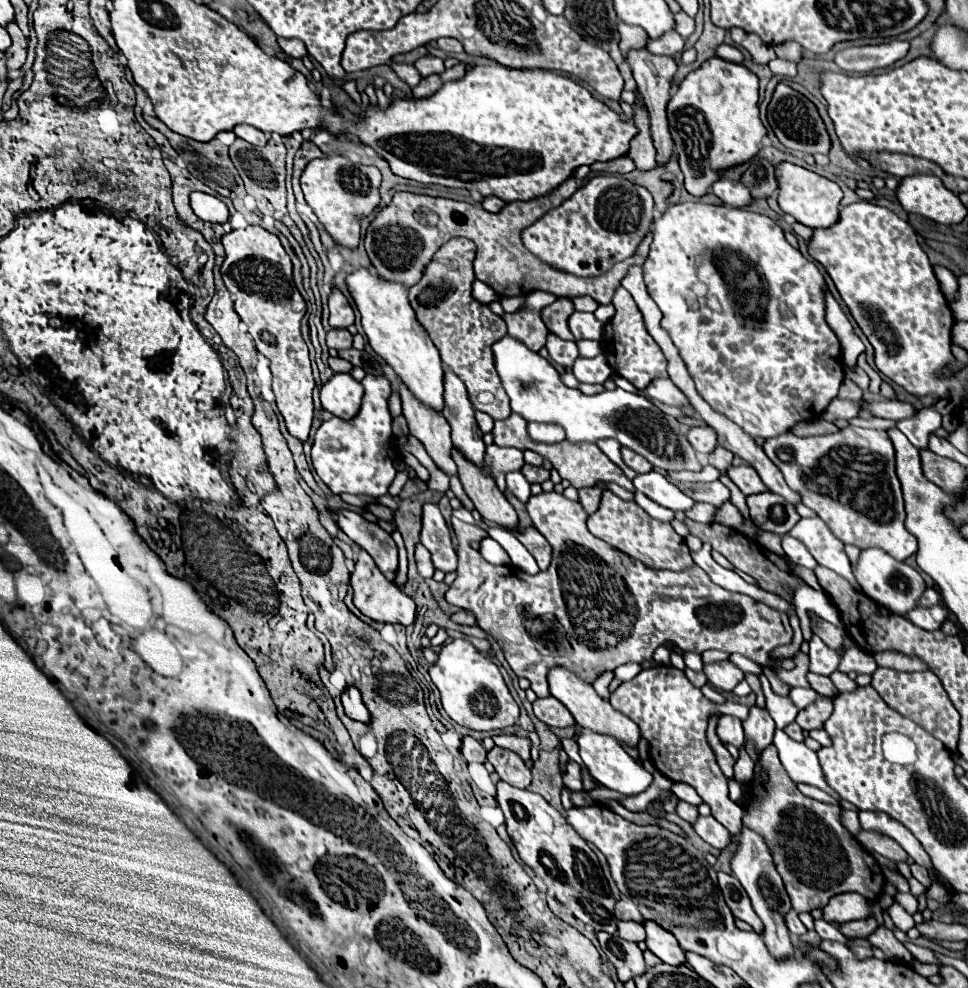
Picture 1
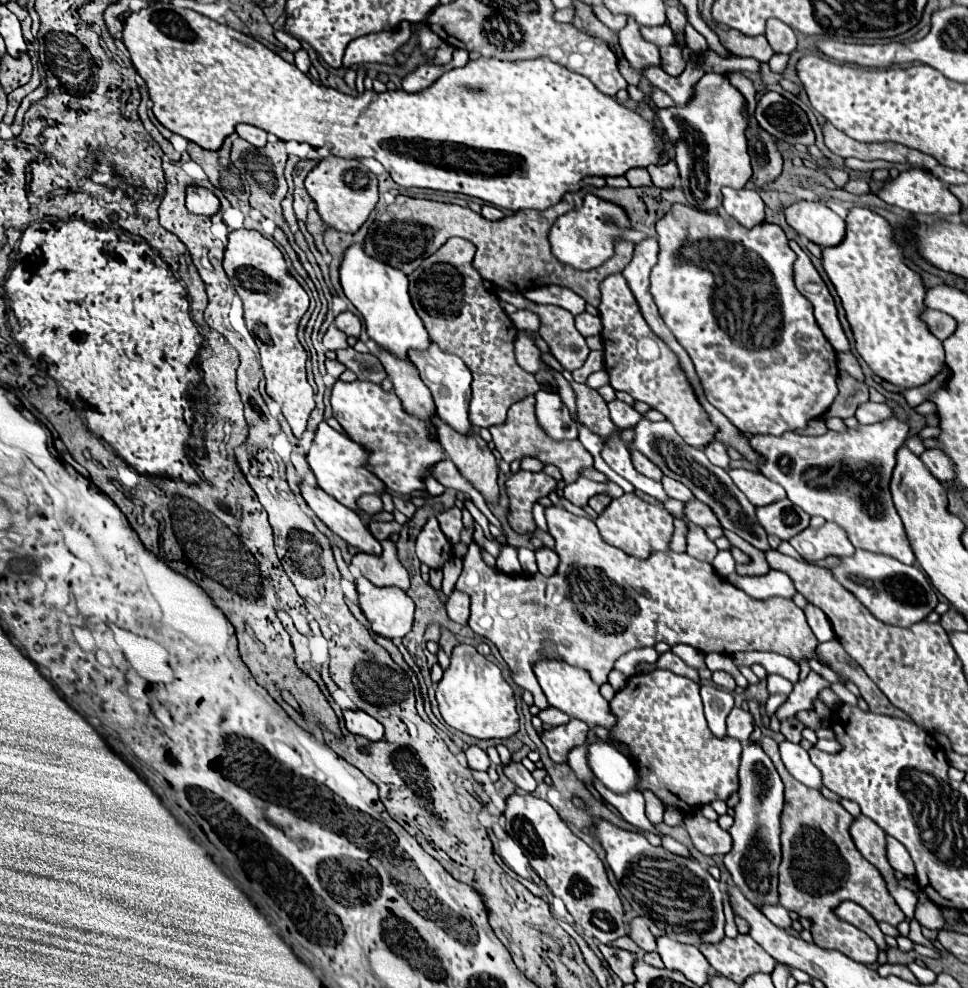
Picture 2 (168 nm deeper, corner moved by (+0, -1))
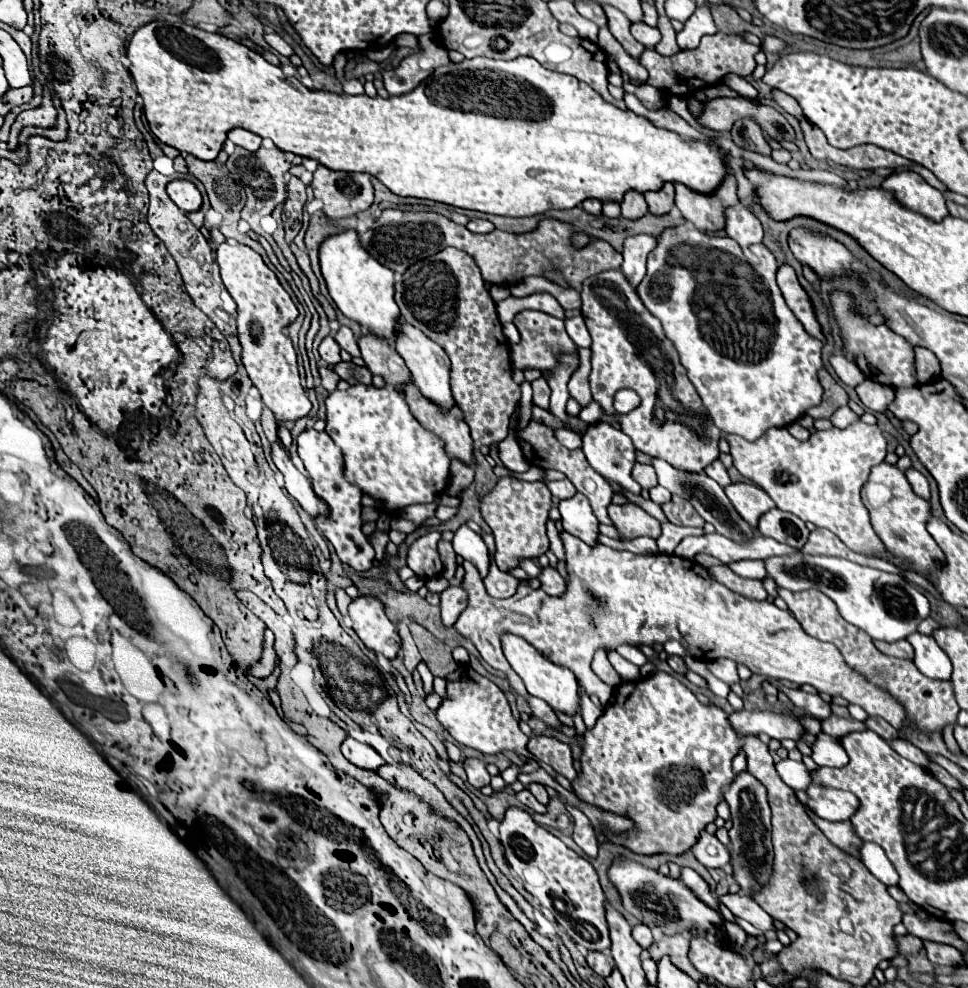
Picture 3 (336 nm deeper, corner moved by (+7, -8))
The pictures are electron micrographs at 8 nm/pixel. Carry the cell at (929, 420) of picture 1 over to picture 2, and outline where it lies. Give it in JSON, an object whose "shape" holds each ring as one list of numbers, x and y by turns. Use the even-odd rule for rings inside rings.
{"shape":[[890,417,888,421,858,425,842,433,826,431,820,437,806,437,794,431,786,431,780,437,752,435,750,443,764,457,760,473,780,483,794,505,802,507,808,515,820,515,826,521,838,523,854,547,914,565,914,553,888,489,896,451,904,445,908,431,904,421]]}

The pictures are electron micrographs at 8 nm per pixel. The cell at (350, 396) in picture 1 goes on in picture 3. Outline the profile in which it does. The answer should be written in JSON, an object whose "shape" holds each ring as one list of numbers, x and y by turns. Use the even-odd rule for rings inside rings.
{"shape":[[355,384,349,390,333,390,327,400,327,428,325,432,333,438,333,442,341,448,345,458,345,478,359,486,363,494,383,500,387,512,399,512,409,504,427,504,435,500,437,494,437,478,439,478,439,494,447,486,449,476,449,456,443,450,443,440,435,434,427,432,411,414,405,398,393,386,365,386]]}

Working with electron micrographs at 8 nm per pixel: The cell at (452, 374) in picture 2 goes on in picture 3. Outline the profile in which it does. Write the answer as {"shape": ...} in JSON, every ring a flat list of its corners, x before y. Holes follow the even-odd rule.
{"shape":[[401,322,399,326,399,336,397,336,397,352,399,356,405,360,407,368,413,374,413,384,421,390,421,394,425,398,429,398,433,404,437,404,441,408,443,414,447,414,453,406,455,406,455,398,451,392,451,360,449,356,433,342,429,340,421,330]]}

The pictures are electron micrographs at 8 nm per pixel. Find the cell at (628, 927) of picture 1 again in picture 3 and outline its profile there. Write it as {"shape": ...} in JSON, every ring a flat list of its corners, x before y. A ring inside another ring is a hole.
{"shape":[[639,924,639,926,633,928,633,938,635,938,635,942,643,948,643,952,647,954,647,950,649,950,649,946,651,946,651,930,649,930,645,924]]}

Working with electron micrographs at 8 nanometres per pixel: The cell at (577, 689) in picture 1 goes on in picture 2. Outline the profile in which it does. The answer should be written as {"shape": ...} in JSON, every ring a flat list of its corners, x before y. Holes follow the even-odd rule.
{"shape":[[540,659,534,661,532,665,534,675,544,691,544,695,548,697,548,703,560,711,564,711,566,715,580,719,584,723,588,723,590,727,594,725,602,725,606,729,610,729,616,723,616,717,610,713,610,705,608,701,600,695,598,685,594,681,590,681,590,675,580,669,580,667,572,667,564,661,556,661,556,659]]}

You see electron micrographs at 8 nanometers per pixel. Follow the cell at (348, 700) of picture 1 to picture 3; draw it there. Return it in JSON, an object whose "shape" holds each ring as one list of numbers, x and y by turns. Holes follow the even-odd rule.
{"shape":[[347,736,341,744,341,752,343,756,353,762,359,768,367,768,367,770,377,770,381,764,385,764,385,760,379,756,379,752,375,748,371,748,369,744,363,744,351,736]]}

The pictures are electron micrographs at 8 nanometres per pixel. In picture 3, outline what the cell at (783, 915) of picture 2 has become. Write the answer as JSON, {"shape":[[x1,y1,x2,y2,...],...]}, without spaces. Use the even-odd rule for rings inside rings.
{"shape":[[725,894,725,896,719,896,719,900,737,916,737,918,743,918,747,922,751,922,755,928,759,928,761,932,767,932,767,930,773,930,773,918,749,896,745,894]]}

